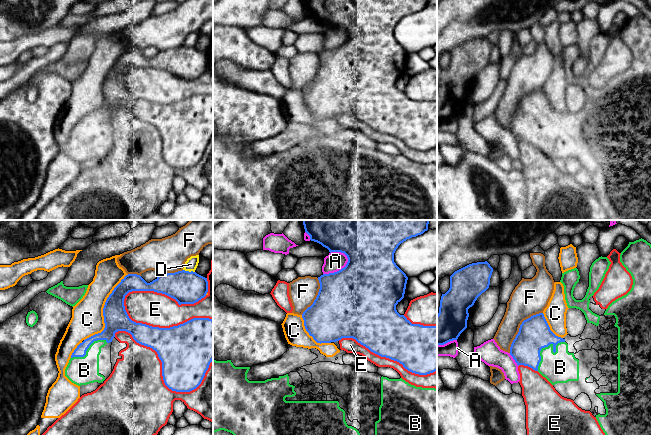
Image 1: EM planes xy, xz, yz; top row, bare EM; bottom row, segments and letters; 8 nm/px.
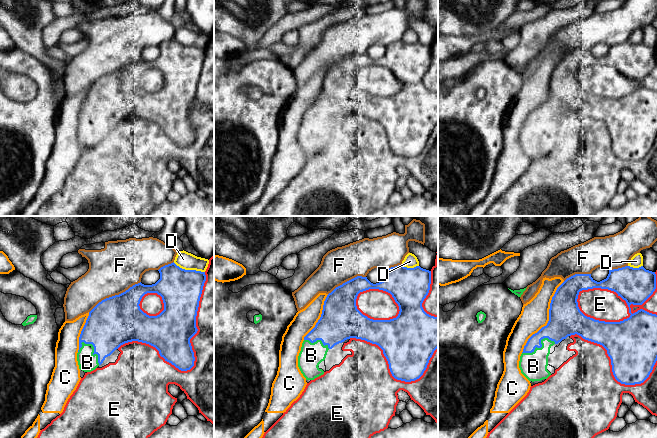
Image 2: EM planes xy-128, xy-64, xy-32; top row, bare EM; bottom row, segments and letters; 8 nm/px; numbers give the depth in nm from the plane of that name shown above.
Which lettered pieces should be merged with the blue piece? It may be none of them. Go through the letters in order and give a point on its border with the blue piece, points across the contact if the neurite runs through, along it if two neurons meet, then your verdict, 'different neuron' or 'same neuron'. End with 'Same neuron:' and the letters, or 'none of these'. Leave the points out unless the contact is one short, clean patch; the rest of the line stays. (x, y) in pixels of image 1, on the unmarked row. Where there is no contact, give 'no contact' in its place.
A: meets blue in xz at (339, 46); different neuron
B: meets blue in yz at (547, 122); runs through yz (534, 109), (547, 122), (547, 129), (560, 143); same neuron
C: meets blue in xy at (103, 87); different neuron
D: meets blue in xy at (188, 47); border along xy (183, 45), (194, 48); different neuron
E: meets blue in xy at (162, 104); different neuron
F: meets blue in yz at (520, 103); different neuron
Same neuron: B

